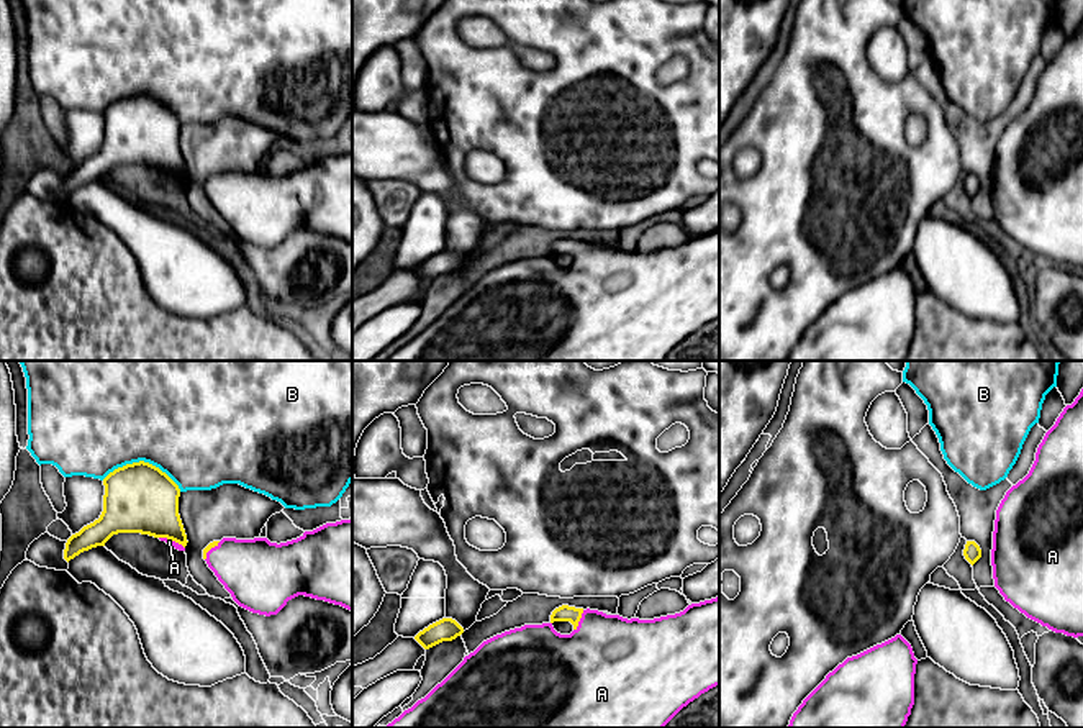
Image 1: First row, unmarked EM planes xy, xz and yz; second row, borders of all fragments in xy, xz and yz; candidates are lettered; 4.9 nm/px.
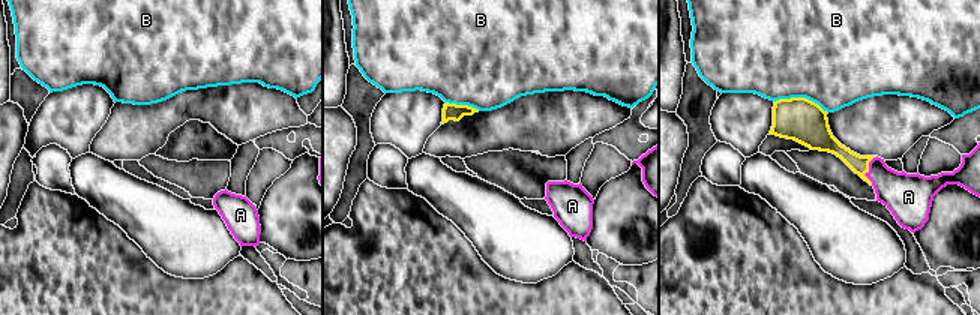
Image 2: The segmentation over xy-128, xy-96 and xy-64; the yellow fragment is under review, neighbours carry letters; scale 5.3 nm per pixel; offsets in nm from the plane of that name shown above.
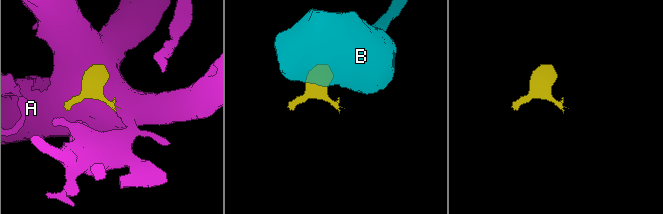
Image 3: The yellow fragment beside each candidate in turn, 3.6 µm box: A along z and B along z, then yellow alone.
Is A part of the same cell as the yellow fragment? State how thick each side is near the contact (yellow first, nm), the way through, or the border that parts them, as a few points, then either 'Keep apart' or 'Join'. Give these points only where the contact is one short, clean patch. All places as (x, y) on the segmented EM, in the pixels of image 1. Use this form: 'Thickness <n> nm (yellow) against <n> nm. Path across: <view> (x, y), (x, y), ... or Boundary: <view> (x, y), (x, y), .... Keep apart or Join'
Thickness 80 nm (yellow) against 460 nm. Join

